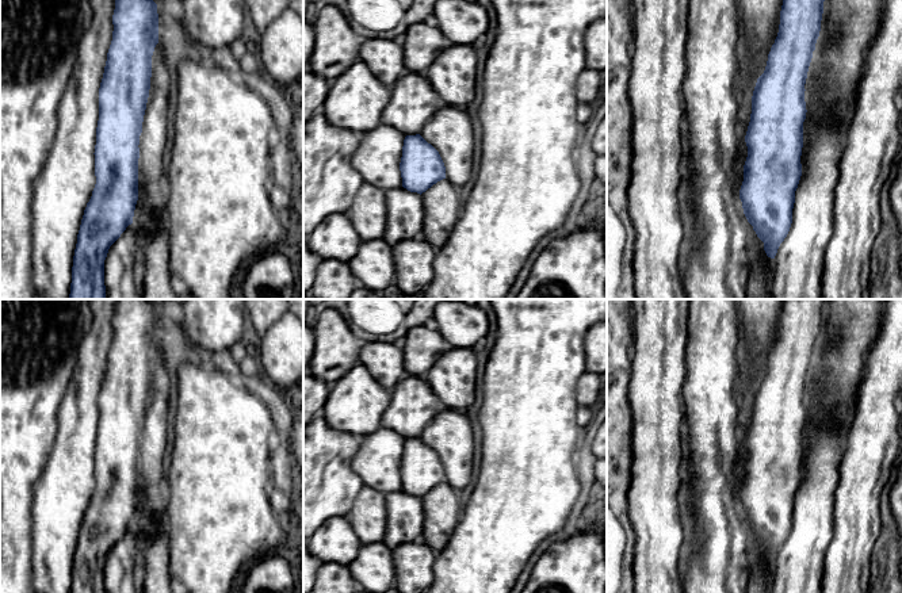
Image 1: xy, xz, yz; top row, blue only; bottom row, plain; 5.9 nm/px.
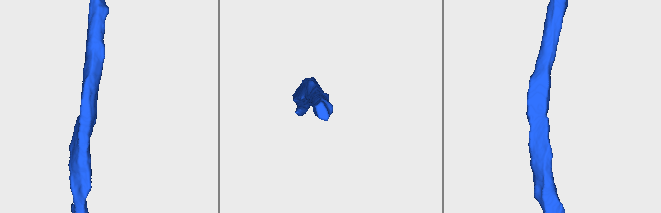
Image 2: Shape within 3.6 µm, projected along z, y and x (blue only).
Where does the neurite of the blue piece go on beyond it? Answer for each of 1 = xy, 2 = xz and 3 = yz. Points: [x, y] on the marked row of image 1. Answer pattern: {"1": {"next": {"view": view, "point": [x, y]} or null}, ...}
{"1": {"next": null}, "2": {"next": null}, "3": {"next": null}}

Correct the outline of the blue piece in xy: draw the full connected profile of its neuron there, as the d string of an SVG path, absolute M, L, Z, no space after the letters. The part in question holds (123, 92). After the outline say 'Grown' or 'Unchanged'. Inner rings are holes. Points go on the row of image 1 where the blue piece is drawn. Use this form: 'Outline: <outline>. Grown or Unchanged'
Outline: M115 0L112 24L112 41L99 88L93 153L96 184L77 234L69 299L106 299L104 260L110 246L133 223L138 200L138 145L150 89L152 56L158 43L157 4L153 0Z. Unchanged

